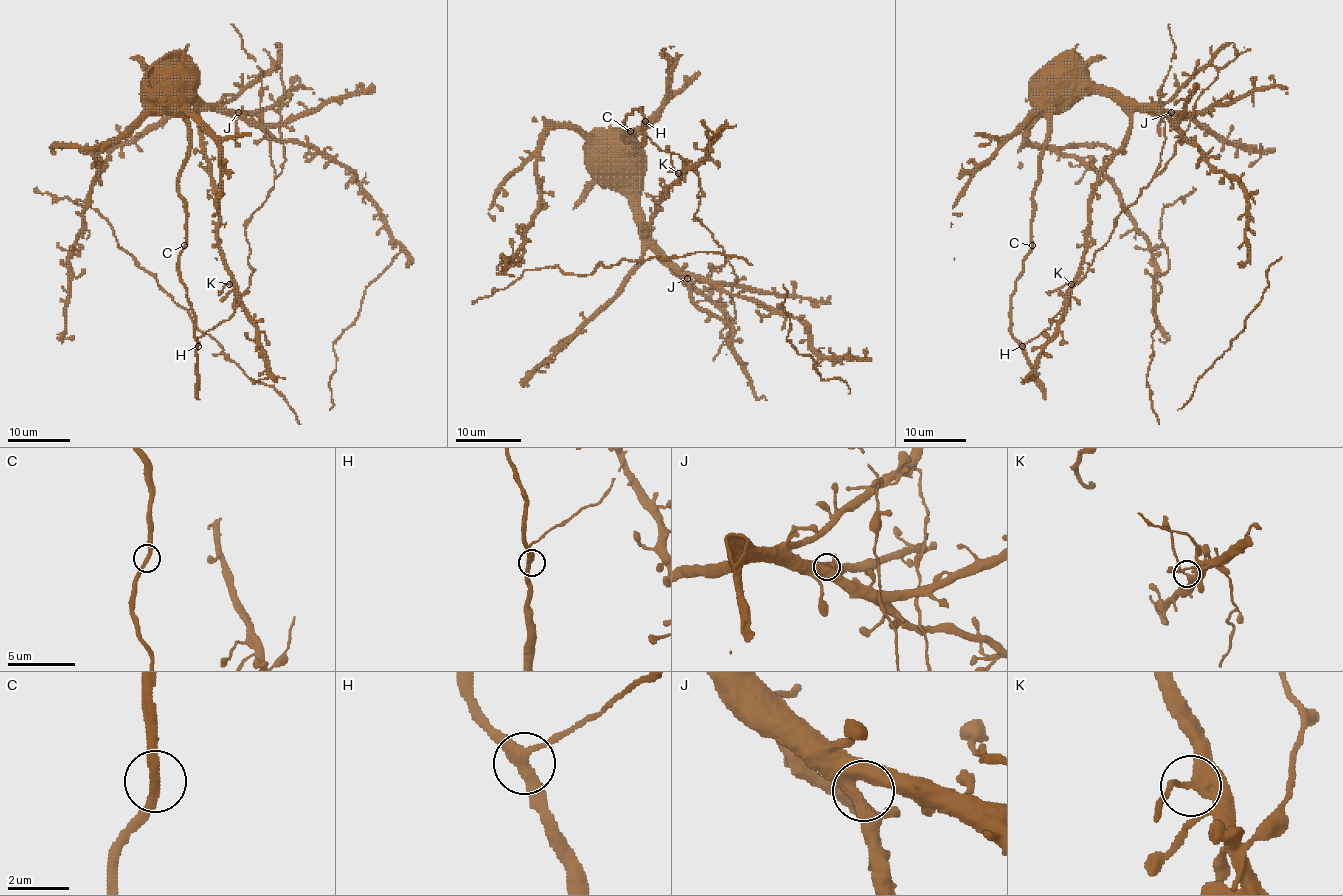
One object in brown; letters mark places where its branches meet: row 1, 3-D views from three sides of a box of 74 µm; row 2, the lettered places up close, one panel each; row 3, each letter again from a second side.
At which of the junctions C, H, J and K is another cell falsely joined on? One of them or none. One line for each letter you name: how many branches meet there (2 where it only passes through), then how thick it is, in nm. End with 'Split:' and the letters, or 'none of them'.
K: 3 | 320 nm
Split: K

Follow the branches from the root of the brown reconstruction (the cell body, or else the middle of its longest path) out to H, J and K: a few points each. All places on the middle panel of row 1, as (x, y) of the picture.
H: (614, 147), (635, 146), (623, 136), (632, 131), (625, 126), (625, 118), (633, 110), (641, 110), (645, 121)
J: (614, 147), (622, 147), (638, 170), (638, 221), (645, 227), (646, 237), (687, 278)
K: (614, 147), (622, 147), (638, 170), (638, 217), (645, 234), (654, 216), (654, 208), (679, 177), (677, 173)

